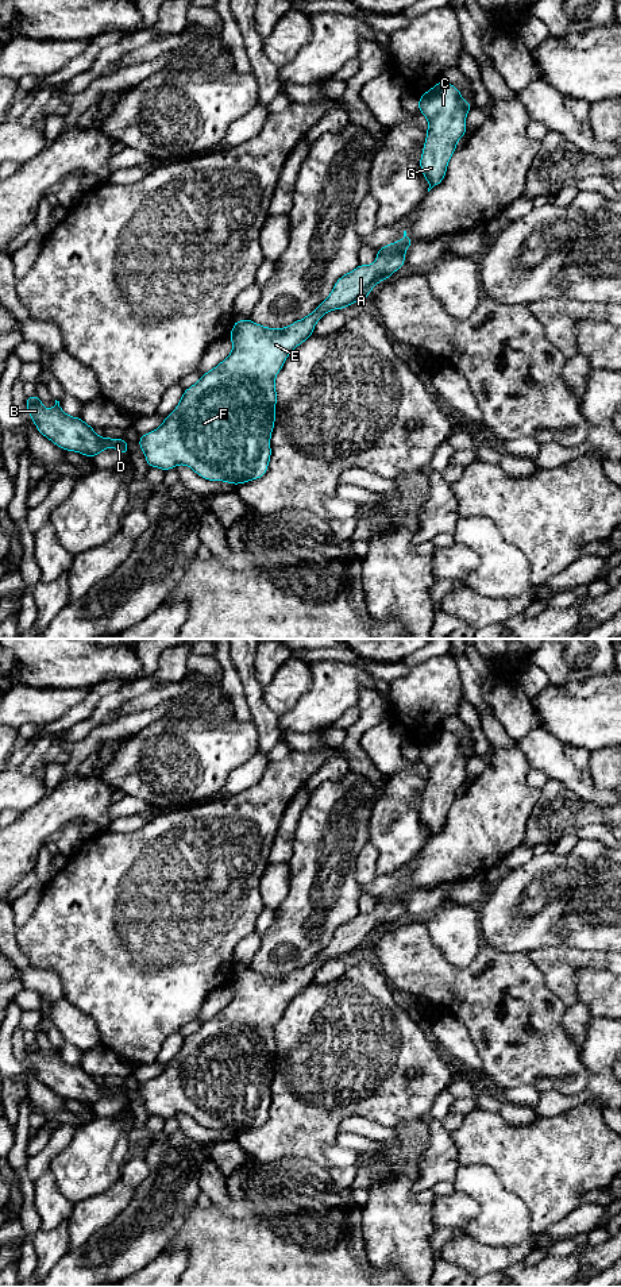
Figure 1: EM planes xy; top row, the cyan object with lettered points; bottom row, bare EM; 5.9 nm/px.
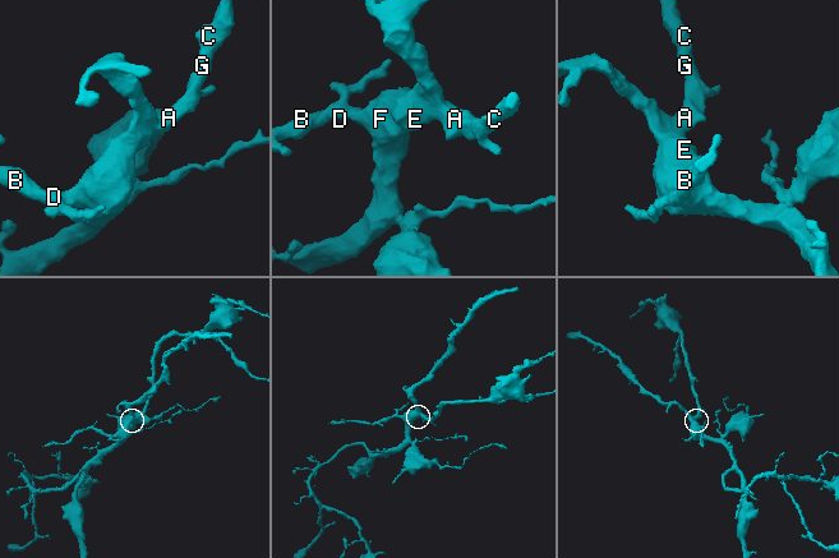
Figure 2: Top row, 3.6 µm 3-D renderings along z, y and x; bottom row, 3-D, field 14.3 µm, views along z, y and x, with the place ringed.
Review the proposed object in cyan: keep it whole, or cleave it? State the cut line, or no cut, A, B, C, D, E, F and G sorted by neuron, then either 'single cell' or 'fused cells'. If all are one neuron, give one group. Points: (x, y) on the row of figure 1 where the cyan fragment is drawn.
cut none; groups A B C D E F G; single cell

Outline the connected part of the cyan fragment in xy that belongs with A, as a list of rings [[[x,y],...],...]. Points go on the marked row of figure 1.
[[[406,236],[389,246],[379,247],[373,265],[359,265],[340,277],[331,294],[306,317],[285,328],[267,328],[247,320],[236,320],[230,334],[234,348],[231,354],[198,382],[185,389],[177,408],[163,420],[158,429],[139,436],[148,467],[163,471],[178,465],[189,466],[208,481],[224,481],[240,485],[265,475],[271,448],[270,438],[275,423],[275,375],[288,355],[309,336],[316,323],[329,311],[344,309],[356,301],[366,301],[371,289],[405,265],[406,248],[414,243]]]

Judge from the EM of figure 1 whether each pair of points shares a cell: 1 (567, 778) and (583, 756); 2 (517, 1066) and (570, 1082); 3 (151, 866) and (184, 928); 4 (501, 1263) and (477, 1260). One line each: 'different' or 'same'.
1: different
2: same
3: same
4: same

